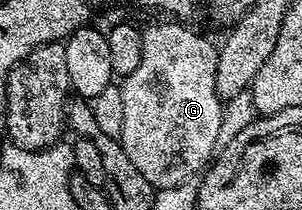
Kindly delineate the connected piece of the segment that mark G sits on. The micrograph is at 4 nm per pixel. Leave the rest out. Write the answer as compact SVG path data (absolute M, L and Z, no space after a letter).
M165 20L167 21L155 21L152 25L142 26L141 63L137 63L137 71L133 71L133 75L122 78L121 81L125 99L125 123L117 138L125 155L129 155L129 163L133 163L133 167L137 167L137 171L141 171L145 179L149 179L152 189L156 191L188 184L210 166L221 141L219 131L224 106L217 95L215 76L219 50L216 42L186 29L183 26L186 24L178 20Z

